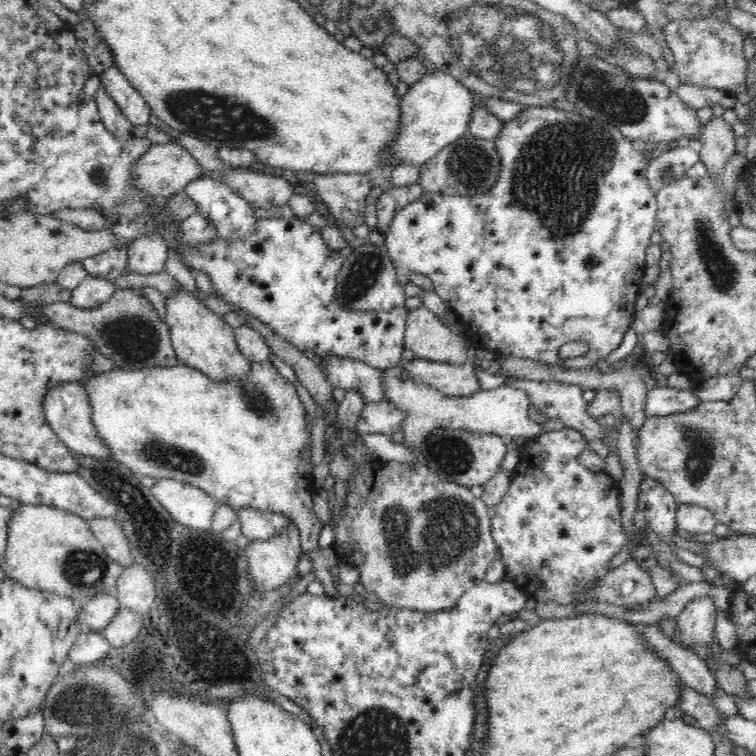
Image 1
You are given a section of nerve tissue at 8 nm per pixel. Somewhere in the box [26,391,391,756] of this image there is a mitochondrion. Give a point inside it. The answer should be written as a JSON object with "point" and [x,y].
{"point":[89,706]}

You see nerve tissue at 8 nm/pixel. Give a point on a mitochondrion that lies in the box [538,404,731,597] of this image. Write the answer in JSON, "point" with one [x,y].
{"point":[699,445]}

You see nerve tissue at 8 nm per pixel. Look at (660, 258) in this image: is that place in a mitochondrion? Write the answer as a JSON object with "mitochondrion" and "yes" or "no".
{"mitochondrion":"no"}

